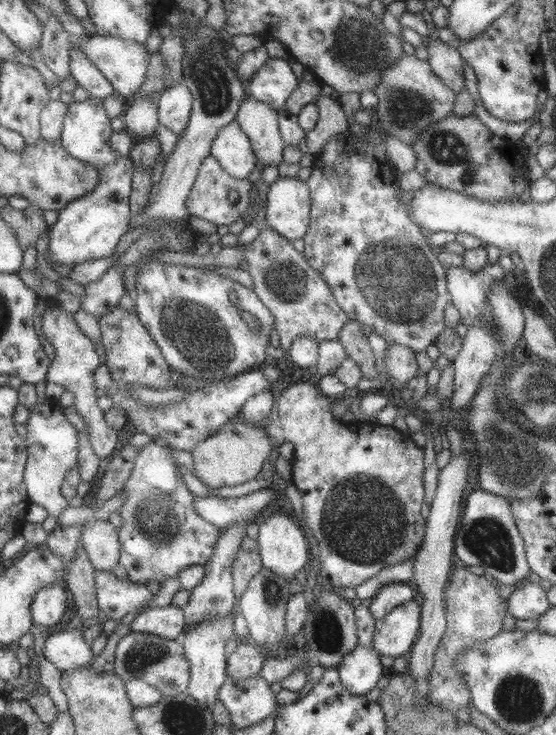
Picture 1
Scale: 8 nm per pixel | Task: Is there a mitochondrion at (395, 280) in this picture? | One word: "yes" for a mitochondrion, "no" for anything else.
yes

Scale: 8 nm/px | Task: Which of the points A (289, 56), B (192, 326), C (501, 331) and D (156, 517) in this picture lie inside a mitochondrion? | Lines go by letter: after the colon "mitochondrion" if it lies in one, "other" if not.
A: other
B: mitochondrion
C: mitochondrion
D: mitochondrion

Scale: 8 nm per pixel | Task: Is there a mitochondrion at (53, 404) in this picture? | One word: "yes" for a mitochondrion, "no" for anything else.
no

